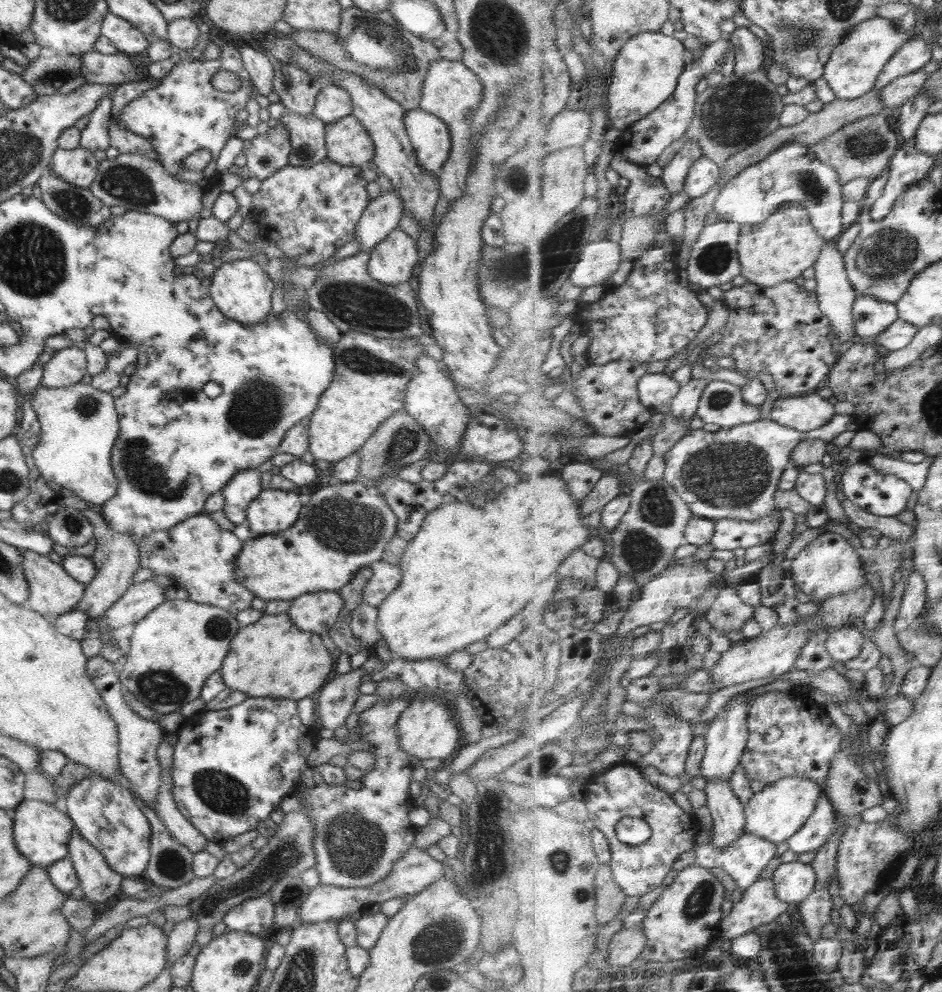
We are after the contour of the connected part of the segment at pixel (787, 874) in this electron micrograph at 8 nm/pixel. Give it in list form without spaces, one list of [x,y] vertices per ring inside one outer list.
[[[796,861],[782,863],[773,878],[776,881],[776,895],[780,899],[801,905],[816,892],[820,876],[810,863]]]

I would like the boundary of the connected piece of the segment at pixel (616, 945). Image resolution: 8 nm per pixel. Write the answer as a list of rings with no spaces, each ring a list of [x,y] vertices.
[[[642,925],[622,929],[611,944],[610,966],[621,969],[631,966],[634,960],[640,959],[646,945],[648,945],[648,935],[644,934]]]

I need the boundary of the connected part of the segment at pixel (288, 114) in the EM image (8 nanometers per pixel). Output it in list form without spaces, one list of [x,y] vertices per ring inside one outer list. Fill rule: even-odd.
[[[287,109],[278,122],[282,123],[289,132],[290,165],[314,166],[327,158],[325,122],[316,118],[314,114],[304,116]]]

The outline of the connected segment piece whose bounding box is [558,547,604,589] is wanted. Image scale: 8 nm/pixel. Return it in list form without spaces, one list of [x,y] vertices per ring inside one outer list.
[[[582,547],[572,554],[571,558],[564,561],[559,568],[559,575],[562,580],[564,578],[579,578],[580,580],[585,580],[587,582],[587,588],[599,588],[598,584],[598,569],[603,563],[604,559],[594,558],[590,554],[586,554]]]

